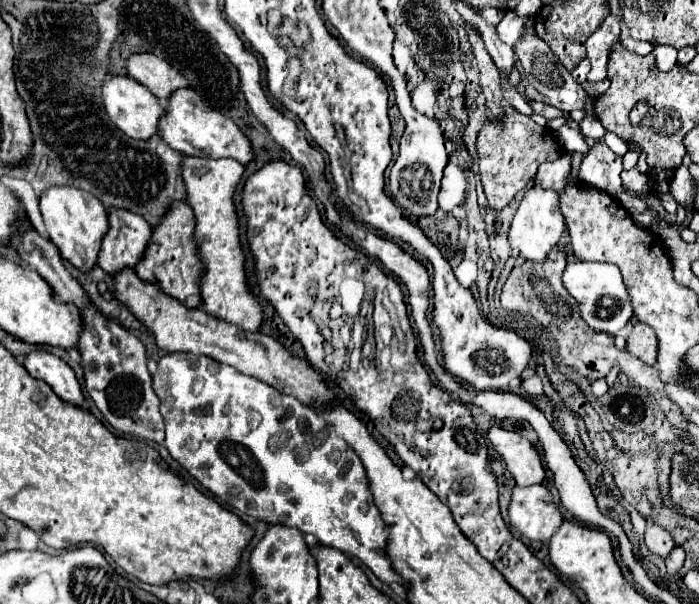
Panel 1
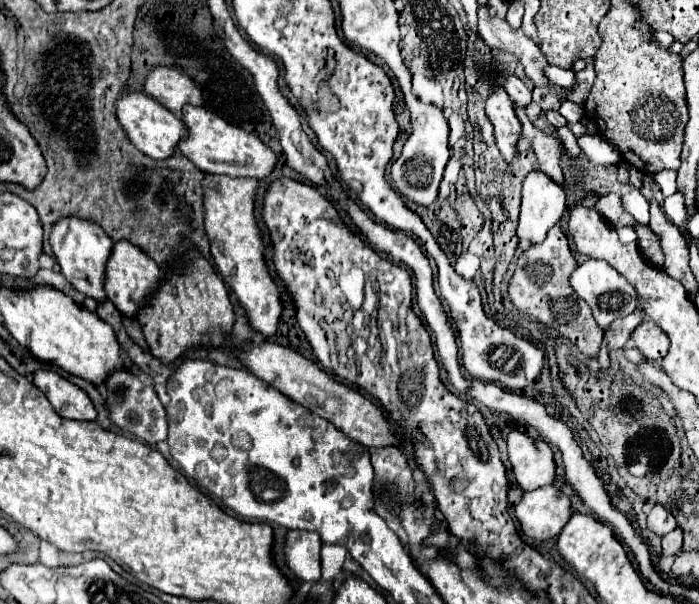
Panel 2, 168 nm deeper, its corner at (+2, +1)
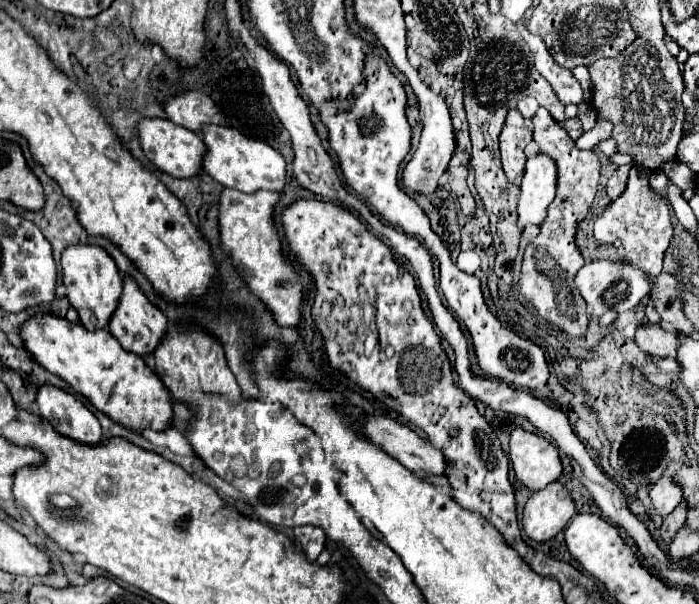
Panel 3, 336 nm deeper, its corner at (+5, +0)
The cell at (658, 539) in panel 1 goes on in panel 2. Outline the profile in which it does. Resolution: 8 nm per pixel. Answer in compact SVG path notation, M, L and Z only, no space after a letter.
M654 504L648 512L648 528L652 532L656 532L658 536L664 536L664 534L668 534L670 530L676 528L676 518L662 504Z

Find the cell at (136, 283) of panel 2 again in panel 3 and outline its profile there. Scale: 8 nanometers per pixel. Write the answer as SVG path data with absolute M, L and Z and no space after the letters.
M125 275L123 277L123 293L121 293L117 309L109 321L109 331L113 333L113 337L117 337L121 347L125 347L125 351L131 351L135 355L153 353L155 347L159 345L161 337L165 335L167 323L169 323L167 317L161 313L161 309L157 305L153 305L149 301L149 297L143 293L143 289L137 285L137 281L133 277Z

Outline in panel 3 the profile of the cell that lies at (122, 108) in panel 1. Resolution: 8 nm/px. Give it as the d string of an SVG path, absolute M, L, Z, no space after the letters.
M141 117L137 123L139 131L139 145L145 153L145 157L163 173L169 173L171 177L191 177L199 173L201 169L201 157L205 153L205 145L199 139L199 135L191 129L183 129L175 125L169 119L161 117Z

